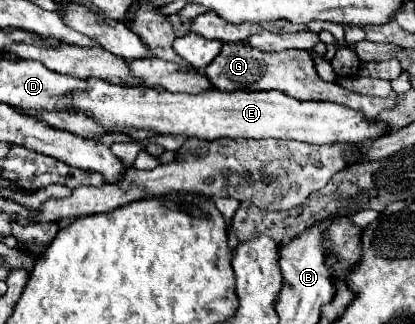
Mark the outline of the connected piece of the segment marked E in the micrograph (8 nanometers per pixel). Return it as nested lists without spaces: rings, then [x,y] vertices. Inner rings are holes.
[[[87,80],[85,92],[71,94],[71,102],[87,112],[97,124],[109,132],[115,128],[139,128],[153,130],[157,134],[181,134],[189,138],[285,138],[309,144],[361,144],[387,134],[387,126],[379,120],[369,120],[363,114],[337,106],[333,102],[295,100],[287,94],[271,92],[221,92],[207,90],[203,94],[173,94],[167,90],[155,90],[147,86],[119,86],[105,80]]]

